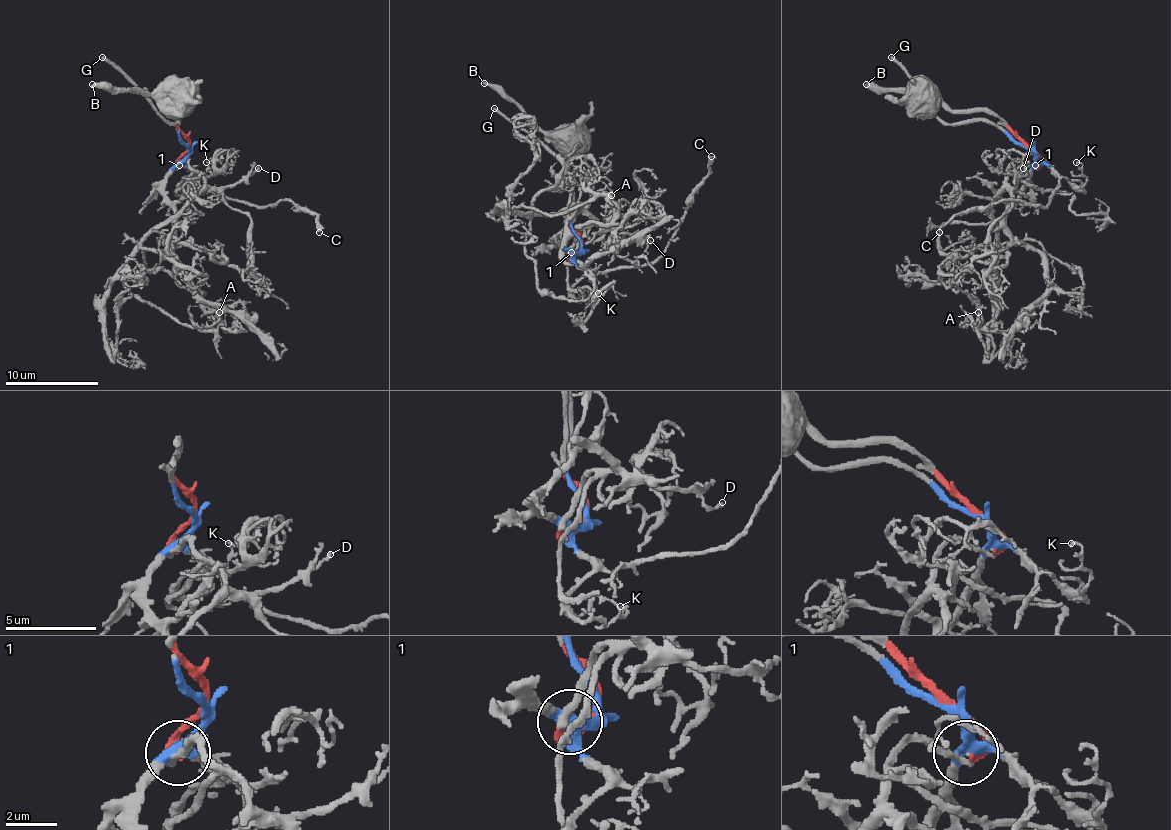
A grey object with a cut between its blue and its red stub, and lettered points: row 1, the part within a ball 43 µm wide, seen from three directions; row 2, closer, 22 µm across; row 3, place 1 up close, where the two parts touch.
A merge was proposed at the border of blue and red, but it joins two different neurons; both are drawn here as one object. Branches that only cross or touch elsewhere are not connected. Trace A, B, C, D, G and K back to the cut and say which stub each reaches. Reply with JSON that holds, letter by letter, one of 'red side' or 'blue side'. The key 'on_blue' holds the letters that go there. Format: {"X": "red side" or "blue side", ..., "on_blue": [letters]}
{"A": "red side", "B": "red side", "C": "blue side", "D": "red side", "G": "blue side", "K": "blue side", "on_blue": ["C", "G", "K"]}

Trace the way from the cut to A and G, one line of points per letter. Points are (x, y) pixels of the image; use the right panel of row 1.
A: (1028, 146), (1042, 163), (1014, 160), (993, 202), (989, 293), (998, 309), (979, 330), (977, 311)
G: (1028, 146), (1021, 146), (984, 121), (945, 123), (891, 58)

